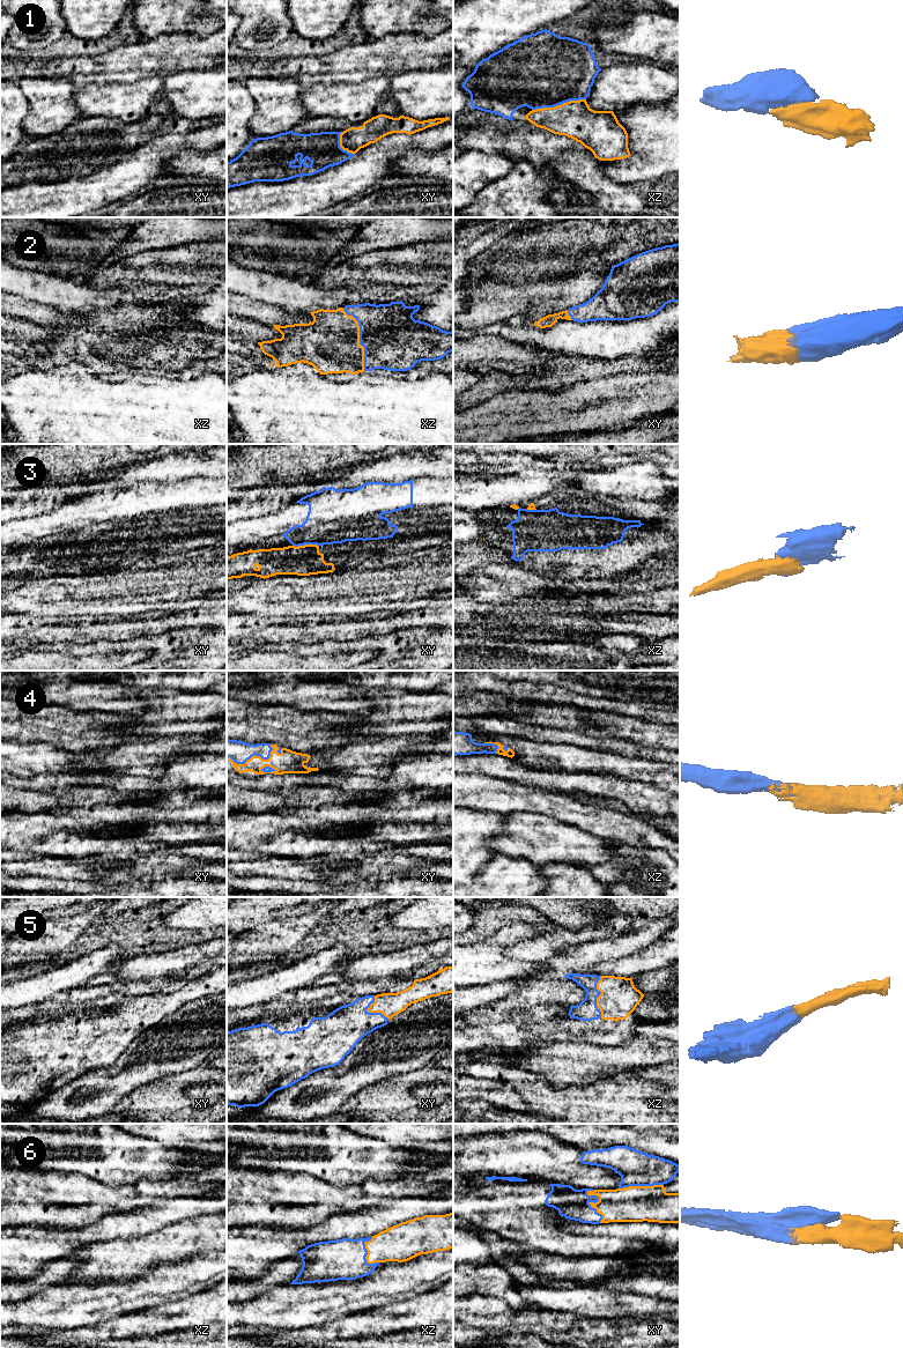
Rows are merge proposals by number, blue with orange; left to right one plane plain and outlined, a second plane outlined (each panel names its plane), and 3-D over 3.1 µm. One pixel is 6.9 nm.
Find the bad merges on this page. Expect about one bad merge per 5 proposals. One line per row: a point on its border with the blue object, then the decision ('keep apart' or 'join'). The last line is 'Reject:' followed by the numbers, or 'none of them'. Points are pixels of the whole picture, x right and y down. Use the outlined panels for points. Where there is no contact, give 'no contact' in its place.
1: contact xz (559, 104); join
2: contact xz (360, 338); join
3: contact xy (305, 543); join
4: contact xy (252, 755); join
5: contact xz (597, 997); join
6: contact xy (592, 1201); join
Reject: none of them

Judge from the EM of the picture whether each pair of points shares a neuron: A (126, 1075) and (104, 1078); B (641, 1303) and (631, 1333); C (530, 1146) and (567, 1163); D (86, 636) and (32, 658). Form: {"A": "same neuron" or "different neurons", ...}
{"A": "same neuron", "B": "different neurons", "C": "same neuron", "D": "different neurons"}

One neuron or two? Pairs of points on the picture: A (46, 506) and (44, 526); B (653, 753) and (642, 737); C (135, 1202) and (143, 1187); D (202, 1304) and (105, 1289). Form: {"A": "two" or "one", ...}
{"A": "two", "B": "two", "C": "one", "D": "two"}

